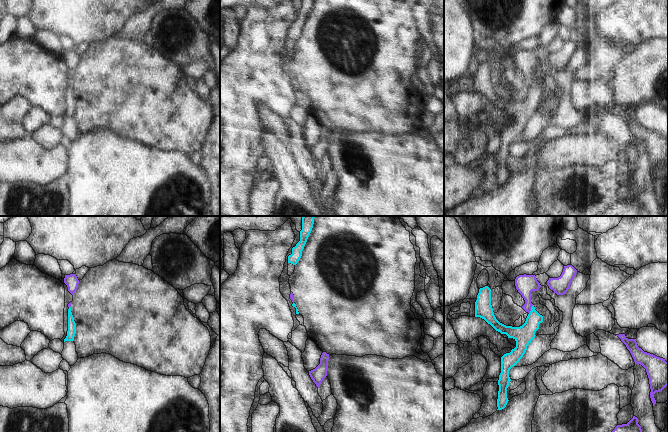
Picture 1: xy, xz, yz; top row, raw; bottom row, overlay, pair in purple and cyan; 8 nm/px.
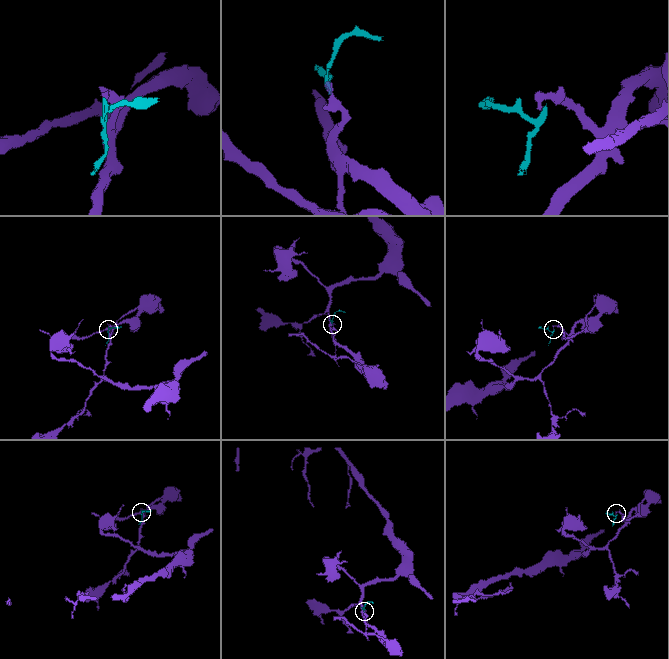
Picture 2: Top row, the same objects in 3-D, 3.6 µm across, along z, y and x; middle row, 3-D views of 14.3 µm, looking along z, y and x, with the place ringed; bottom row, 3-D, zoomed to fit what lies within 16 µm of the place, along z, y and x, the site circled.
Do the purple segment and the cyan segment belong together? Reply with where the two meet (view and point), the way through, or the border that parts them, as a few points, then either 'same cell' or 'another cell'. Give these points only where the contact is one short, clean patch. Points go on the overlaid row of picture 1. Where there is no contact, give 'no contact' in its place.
meets purple in yz at (530, 309); border along yz (533, 305), (529, 313); another cell

